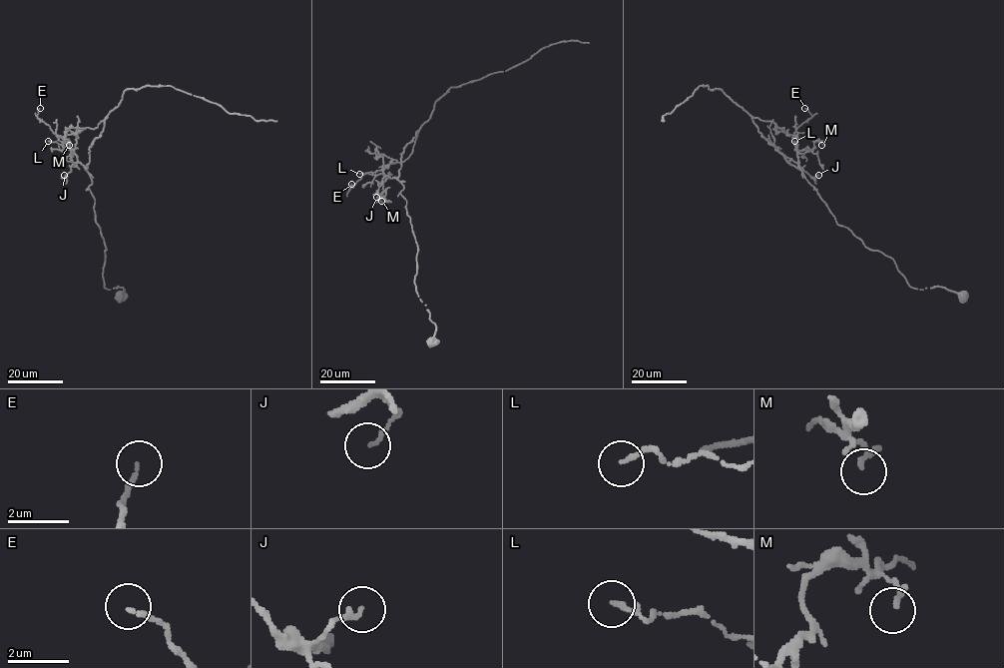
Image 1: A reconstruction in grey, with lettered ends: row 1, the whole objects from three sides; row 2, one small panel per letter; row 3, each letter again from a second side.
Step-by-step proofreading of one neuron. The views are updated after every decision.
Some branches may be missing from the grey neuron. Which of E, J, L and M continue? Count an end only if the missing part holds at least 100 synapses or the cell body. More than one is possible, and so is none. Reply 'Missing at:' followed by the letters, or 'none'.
Missing at: none

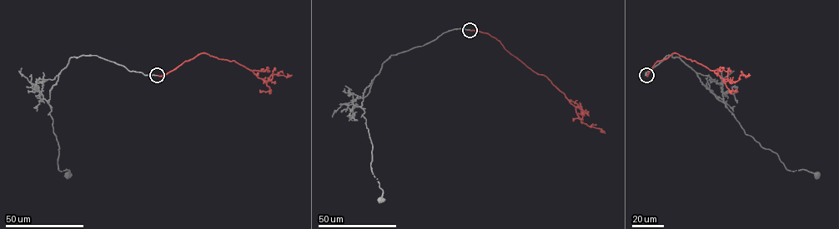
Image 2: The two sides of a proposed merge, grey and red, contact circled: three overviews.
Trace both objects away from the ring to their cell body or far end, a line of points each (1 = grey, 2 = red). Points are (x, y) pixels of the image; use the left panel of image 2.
1: (157, 75), (129, 71), (96, 55), (69, 59), (48, 103), (58, 169), (68, 175)
2: (157, 75), (165, 75), (186, 61), (206, 53), (244, 66), (265, 82), (271, 75), (292, 75)

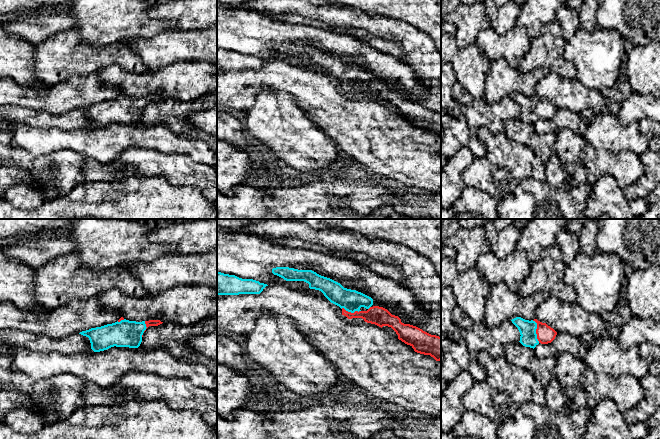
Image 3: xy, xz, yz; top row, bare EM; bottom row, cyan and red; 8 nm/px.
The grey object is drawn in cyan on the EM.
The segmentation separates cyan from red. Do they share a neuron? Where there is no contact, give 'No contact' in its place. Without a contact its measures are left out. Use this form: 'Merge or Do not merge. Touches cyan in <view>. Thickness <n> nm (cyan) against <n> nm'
Merge. Touches cyan in yz. Thickness 140 nm (cyan) against 140 nm

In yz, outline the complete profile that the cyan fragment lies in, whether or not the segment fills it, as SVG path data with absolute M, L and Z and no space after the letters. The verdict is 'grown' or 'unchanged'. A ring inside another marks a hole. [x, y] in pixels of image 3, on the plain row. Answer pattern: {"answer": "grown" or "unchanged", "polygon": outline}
{"answer": "grown", "polygon": "M516 93L511 97L520 108L519 118L525 123L534 125L539 119L551 119L557 111L557 108L553 104L537 95L529 97Z"}

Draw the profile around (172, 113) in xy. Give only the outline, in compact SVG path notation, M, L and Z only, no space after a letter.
M203 98L195 101L162 99L158 102L149 102L146 105L140 123L147 126L161 123L176 134L198 135L199 132L187 122L187 118L193 113L211 108L217 108L217 104Z

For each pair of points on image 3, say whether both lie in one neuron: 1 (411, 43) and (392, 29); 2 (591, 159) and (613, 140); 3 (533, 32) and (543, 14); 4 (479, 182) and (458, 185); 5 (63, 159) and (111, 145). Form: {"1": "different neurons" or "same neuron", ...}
{"1": "same neuron", "2": "different neurons", "3": "same neuron", "4": "different neurons", "5": "different neurons"}

